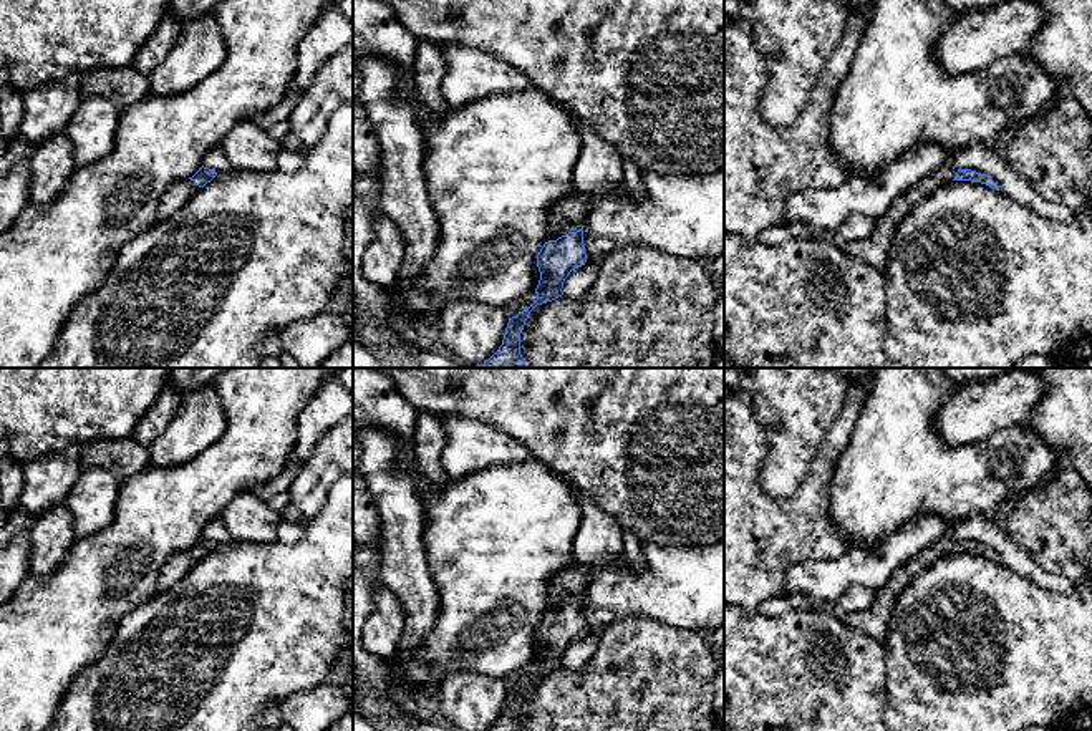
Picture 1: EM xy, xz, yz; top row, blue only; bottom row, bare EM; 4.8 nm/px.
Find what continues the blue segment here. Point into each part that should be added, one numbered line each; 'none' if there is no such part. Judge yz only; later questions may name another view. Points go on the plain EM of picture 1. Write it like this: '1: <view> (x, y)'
1: yz (872, 620)

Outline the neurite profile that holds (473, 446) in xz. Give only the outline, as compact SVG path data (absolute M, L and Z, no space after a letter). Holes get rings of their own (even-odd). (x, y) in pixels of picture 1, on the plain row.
M439 416L447 444L442 466L447 481L459 481L471 474L530 459L530 451L492 424L462 416Z

